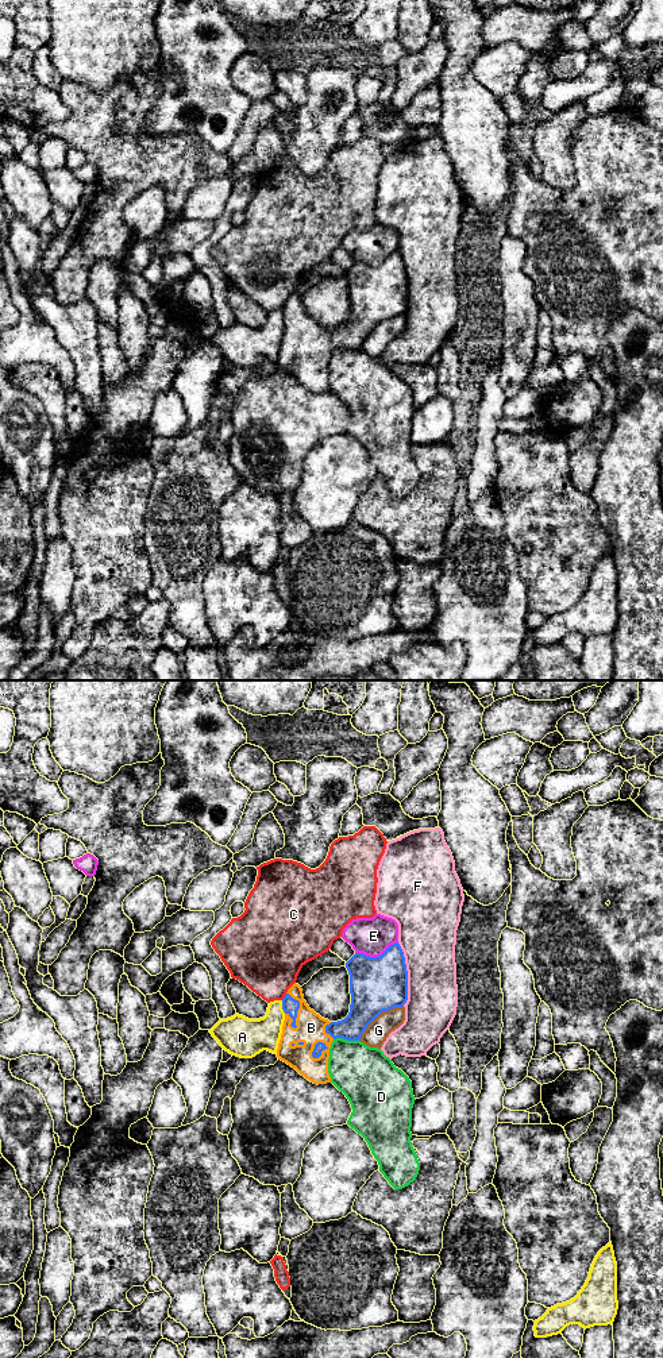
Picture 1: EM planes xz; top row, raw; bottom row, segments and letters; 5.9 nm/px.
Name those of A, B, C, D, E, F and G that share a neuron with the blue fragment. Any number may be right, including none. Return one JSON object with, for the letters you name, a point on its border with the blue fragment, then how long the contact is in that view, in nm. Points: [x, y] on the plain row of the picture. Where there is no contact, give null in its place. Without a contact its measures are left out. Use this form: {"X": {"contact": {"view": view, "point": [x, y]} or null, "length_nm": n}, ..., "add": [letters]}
{"B": {"contact": {"view": "xz", "point": [297, 319]}, "length_nm": 220}, "add": ["B"]}

